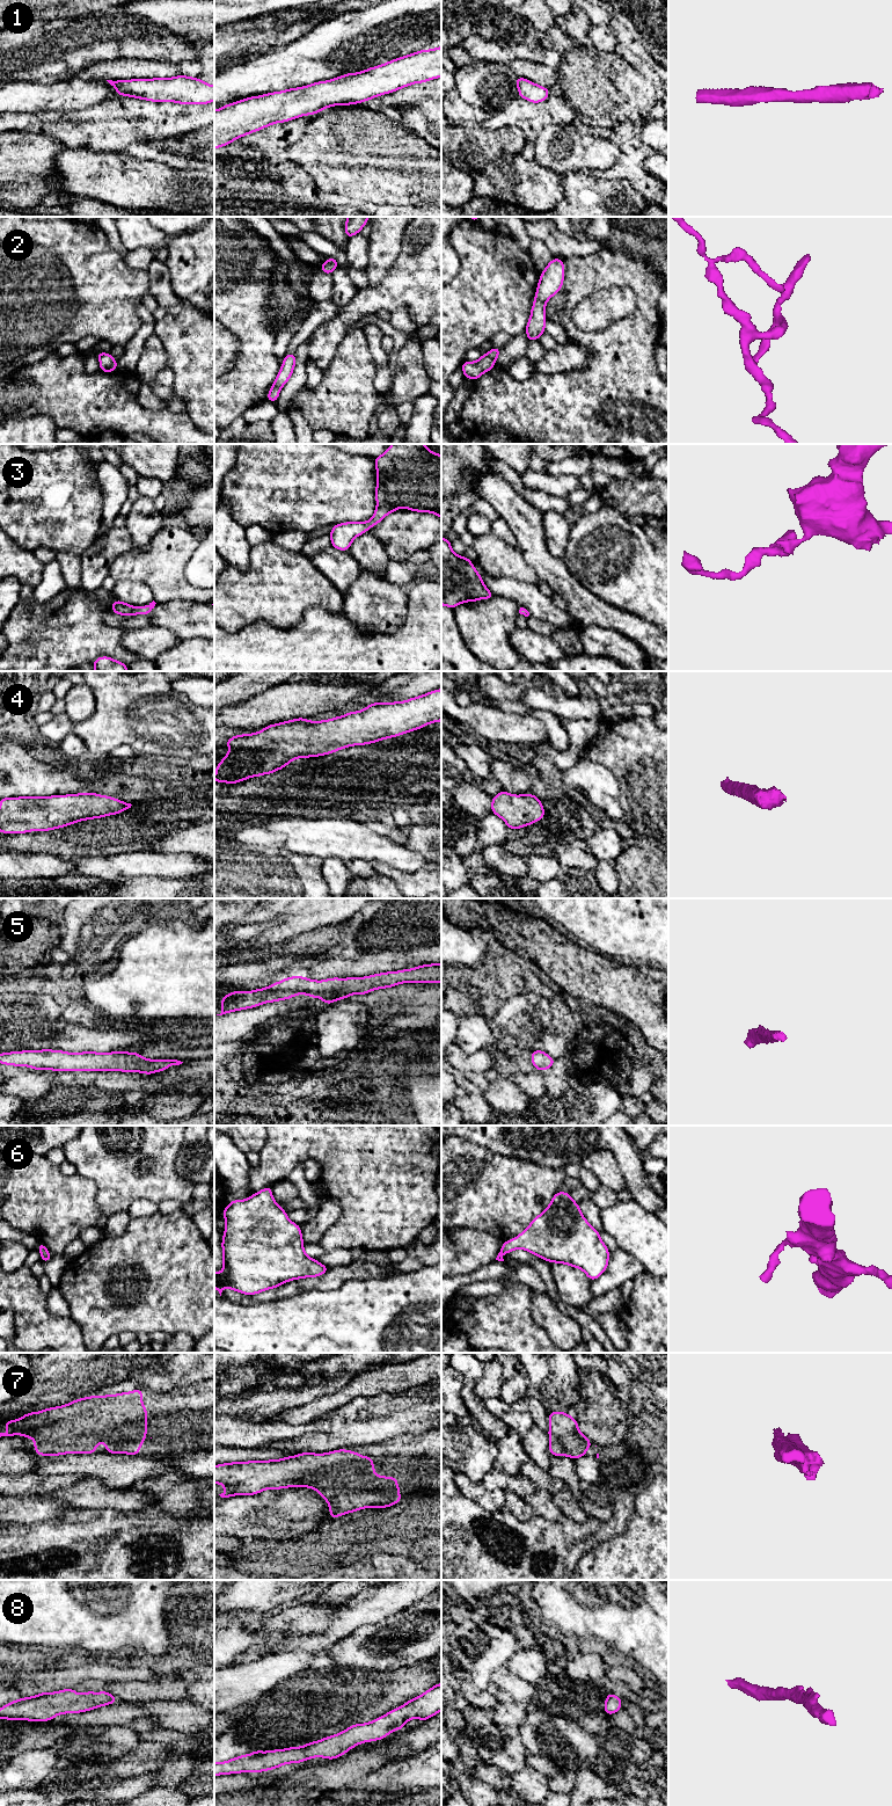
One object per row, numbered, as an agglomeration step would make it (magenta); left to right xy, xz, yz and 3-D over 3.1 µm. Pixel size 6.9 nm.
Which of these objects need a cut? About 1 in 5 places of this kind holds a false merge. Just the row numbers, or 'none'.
none

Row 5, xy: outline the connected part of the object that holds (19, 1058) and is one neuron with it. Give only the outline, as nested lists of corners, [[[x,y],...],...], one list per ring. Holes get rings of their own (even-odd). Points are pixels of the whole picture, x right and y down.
[[[23,1050],[1,1053],[5,1065],[30,1066],[32,1070],[53,1071],[123,1071],[152,1075],[183,1062],[177,1059],[148,1059],[139,1053],[67,1053],[63,1050]]]

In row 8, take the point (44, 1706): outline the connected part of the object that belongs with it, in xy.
[[[64,1689],[13,1701],[0,1707],[0,1718],[45,1723],[58,1714],[86,1712],[116,1702],[109,1691],[79,1695],[75,1689]]]

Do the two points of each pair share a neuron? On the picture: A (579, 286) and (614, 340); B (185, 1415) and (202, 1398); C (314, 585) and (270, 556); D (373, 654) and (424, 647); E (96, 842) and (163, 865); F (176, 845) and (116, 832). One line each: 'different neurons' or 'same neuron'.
A: same neuron
B: same neuron
C: same neuron
D: same neuron
E: different neurons
F: different neurons

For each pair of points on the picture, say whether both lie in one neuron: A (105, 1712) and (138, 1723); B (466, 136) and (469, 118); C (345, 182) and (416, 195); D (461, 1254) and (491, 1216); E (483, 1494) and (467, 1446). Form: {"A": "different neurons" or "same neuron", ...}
{"A": "same neuron", "B": "different neurons", "C": "same neuron", "D": "different neurons", "E": "different neurons"}

